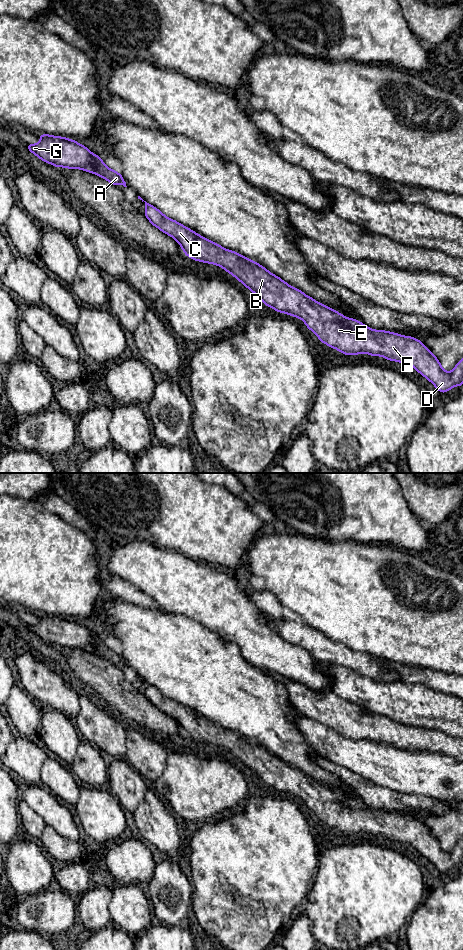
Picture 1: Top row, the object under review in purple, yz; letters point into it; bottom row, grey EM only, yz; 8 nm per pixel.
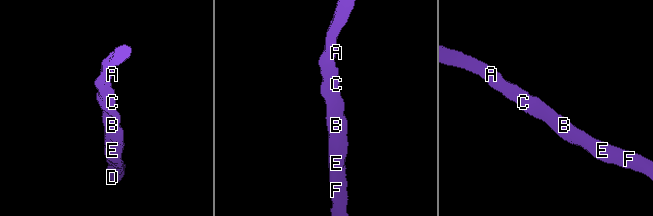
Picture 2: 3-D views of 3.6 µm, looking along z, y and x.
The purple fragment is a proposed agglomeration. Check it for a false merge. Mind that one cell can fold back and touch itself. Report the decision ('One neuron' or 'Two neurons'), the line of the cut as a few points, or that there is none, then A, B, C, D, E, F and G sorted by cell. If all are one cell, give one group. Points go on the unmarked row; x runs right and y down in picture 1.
One neuron. No split. Groups: A B C D E F G

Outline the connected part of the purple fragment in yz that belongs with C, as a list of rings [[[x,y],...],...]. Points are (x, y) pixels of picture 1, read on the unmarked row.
[[[146,681],[144,682],[145,697],[152,705],[173,717],[187,737],[195,741],[211,743],[222,747],[250,769],[266,786],[275,789],[279,793],[284,792],[302,799],[307,808],[313,811],[324,824],[337,829],[345,835],[366,833],[371,836],[382,836],[390,841],[412,845],[417,852],[427,858],[441,873],[446,873],[455,866],[463,865],[463,838],[452,851],[446,852],[442,849],[438,838],[420,820],[384,810],[372,810],[360,801],[353,798],[345,798],[343,794],[317,782],[299,769],[290,766],[256,741],[252,741],[232,730],[224,729],[221,725],[200,716],[179,702],[167,698],[153,685]]]

